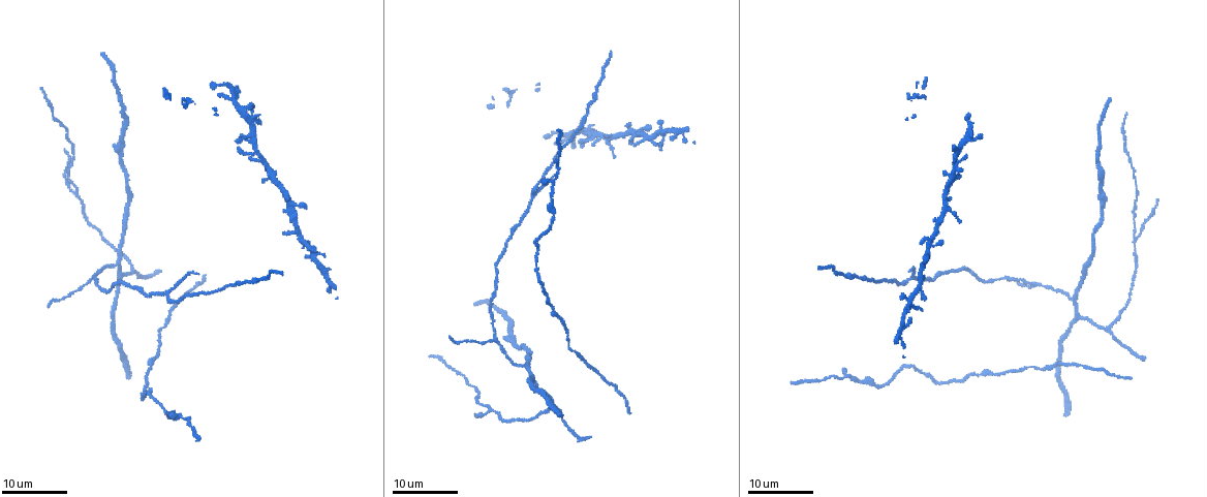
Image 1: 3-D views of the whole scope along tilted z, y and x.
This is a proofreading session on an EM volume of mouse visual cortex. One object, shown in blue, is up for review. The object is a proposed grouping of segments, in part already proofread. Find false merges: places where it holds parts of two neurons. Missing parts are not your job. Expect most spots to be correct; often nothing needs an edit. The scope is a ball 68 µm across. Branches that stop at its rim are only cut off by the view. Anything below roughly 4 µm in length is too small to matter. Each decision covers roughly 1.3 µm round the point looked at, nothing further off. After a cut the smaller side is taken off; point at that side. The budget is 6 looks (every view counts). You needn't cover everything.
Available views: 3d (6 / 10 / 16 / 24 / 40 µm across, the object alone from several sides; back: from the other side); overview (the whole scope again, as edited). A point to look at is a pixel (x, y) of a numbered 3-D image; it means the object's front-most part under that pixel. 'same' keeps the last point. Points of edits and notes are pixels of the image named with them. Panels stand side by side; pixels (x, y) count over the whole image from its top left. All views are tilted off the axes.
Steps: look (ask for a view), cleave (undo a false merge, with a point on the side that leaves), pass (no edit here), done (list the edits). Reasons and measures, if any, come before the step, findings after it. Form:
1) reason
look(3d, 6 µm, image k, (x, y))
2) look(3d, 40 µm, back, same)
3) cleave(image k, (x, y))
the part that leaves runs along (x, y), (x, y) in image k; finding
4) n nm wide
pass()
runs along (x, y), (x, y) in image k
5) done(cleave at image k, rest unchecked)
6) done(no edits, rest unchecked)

a fork
look(3d, 24 µm, image 1, (1110, 327))

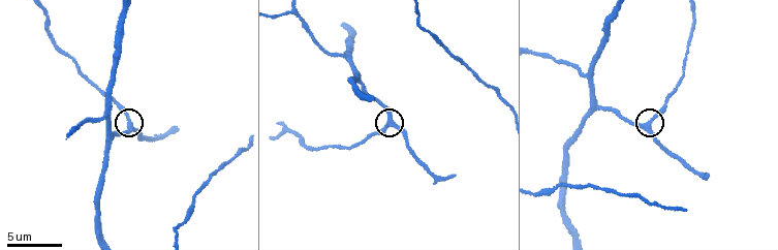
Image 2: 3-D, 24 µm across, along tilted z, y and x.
look(3d, 6 µm, image 2, (390, 123))

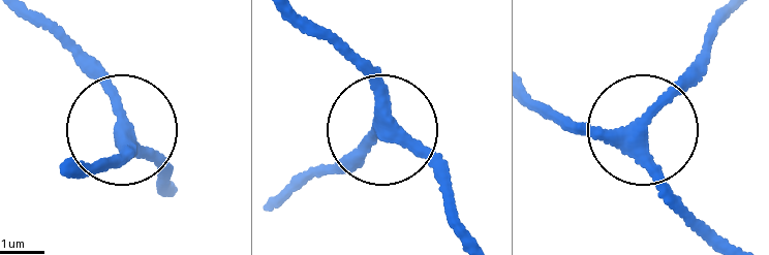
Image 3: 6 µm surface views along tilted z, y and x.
3 arms
pass()
runs along (531, 92), (595, 132), (629, 132), (673, 98), (715, 29) in image 3; continuous, no second neuron

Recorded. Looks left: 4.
branch point
look(3d, 10 µm, image 2, (292, 11))

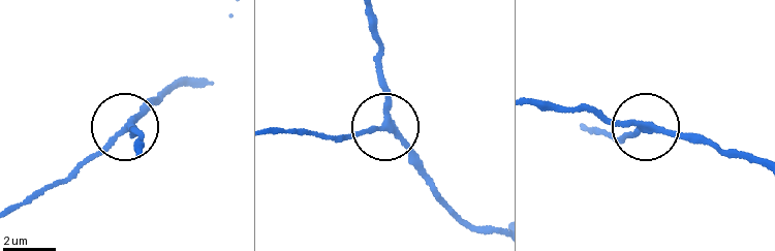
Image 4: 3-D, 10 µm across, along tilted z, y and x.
side arm 10 µm
pass()
runs along (378, 31), (386, 115), (342, 143) in image 4; all the same neuron

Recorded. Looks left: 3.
a fork
look(3d, 10 µm, image 2, (348, 60))

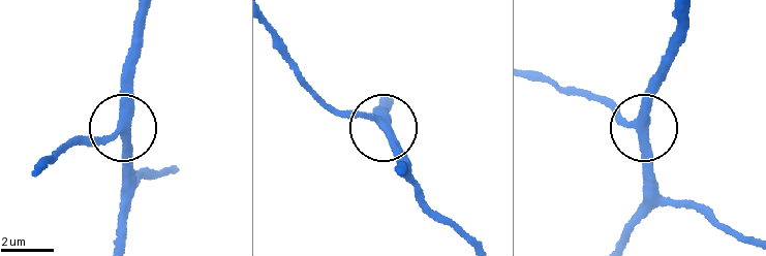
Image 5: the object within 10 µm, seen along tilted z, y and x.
from behind
look(3d, 10 µm, back, image 5, (388, 125))

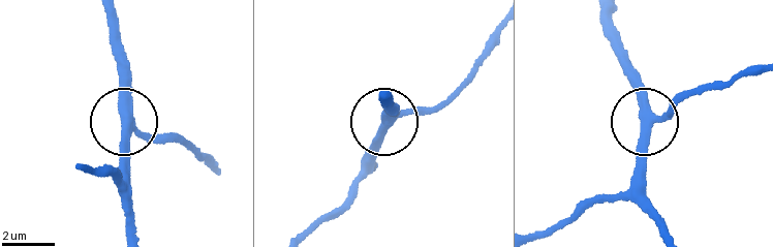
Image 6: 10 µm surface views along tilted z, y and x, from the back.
side arm 39 µm
pass()
runs along (756, 66), (683, 95), (668, 116), (651, 121), (630, 61) in image 6; all the same neuron

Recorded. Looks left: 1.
done(no edits, rest unchecked)

